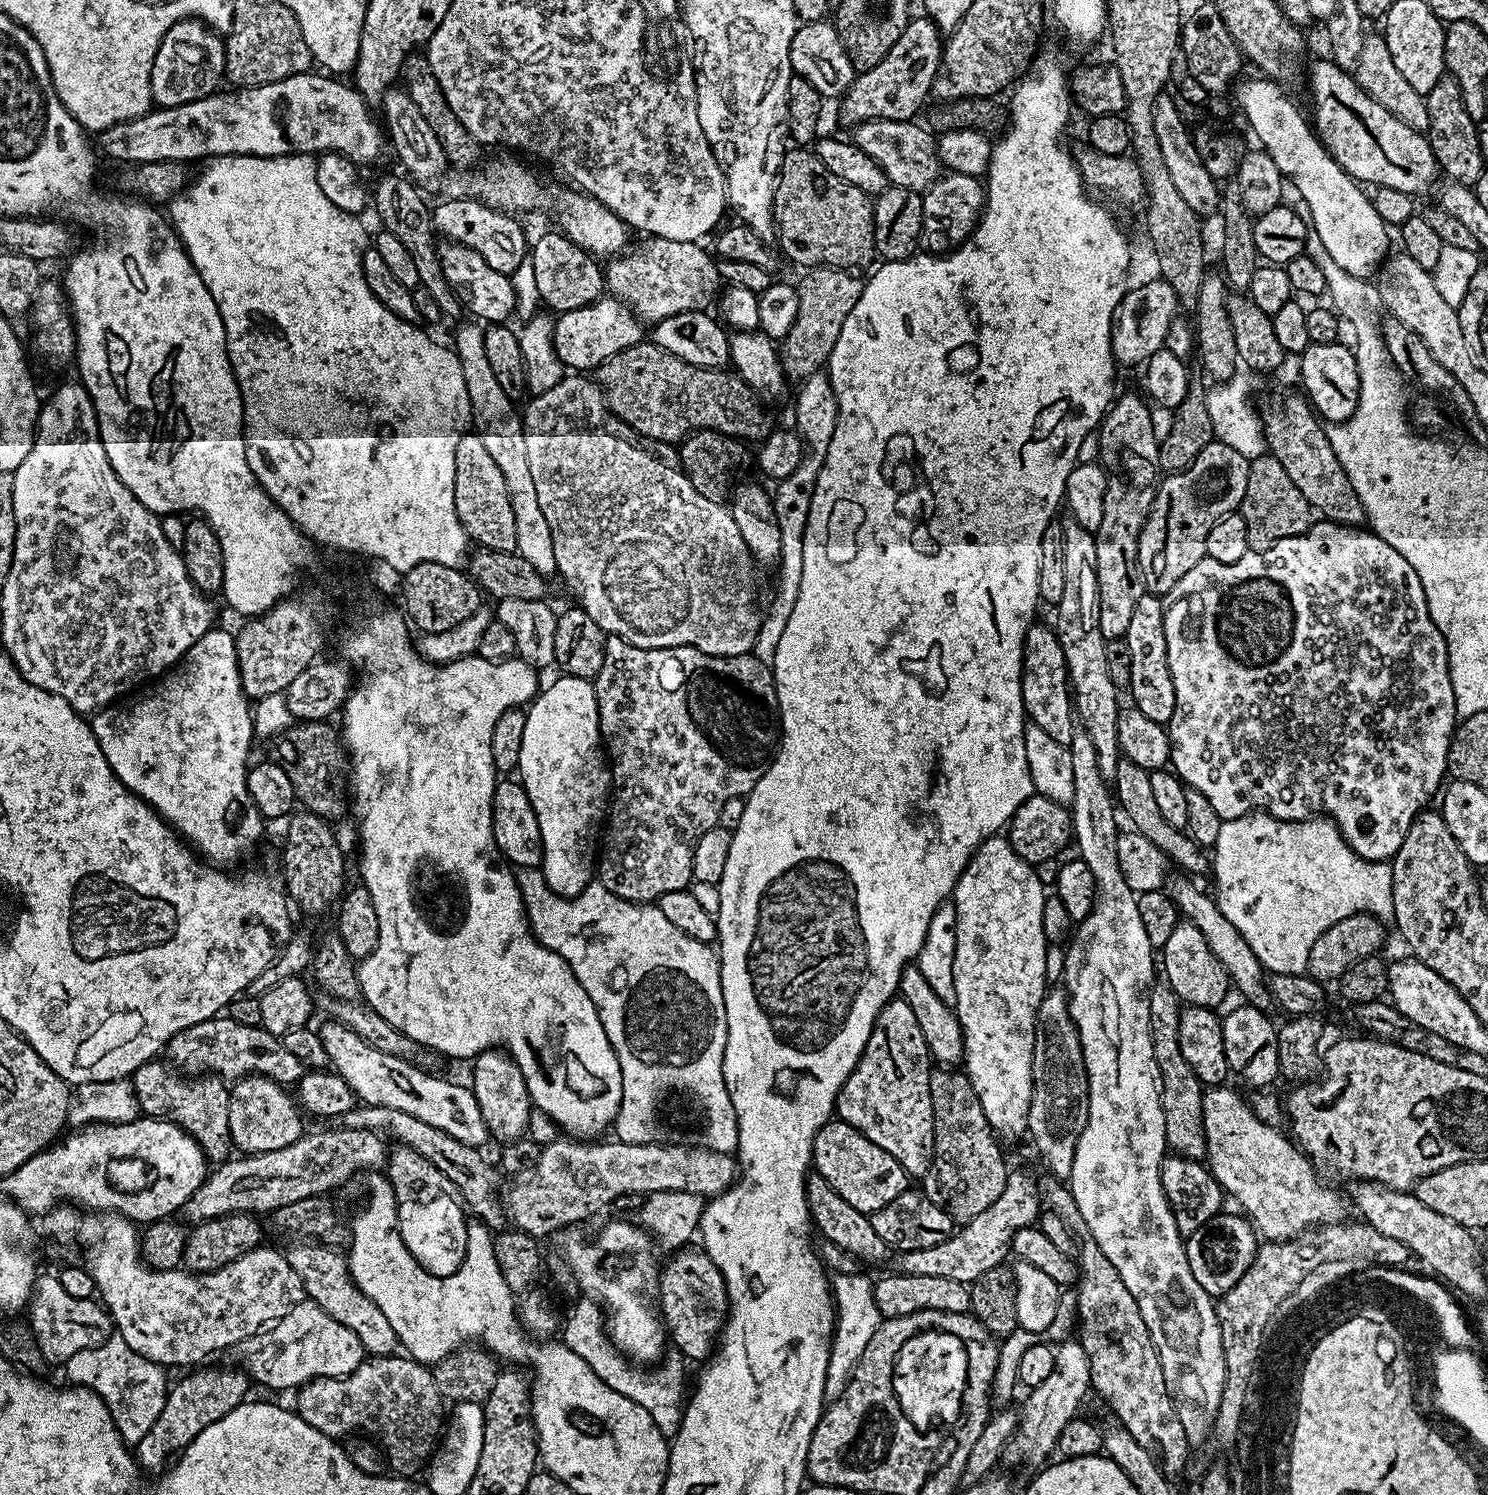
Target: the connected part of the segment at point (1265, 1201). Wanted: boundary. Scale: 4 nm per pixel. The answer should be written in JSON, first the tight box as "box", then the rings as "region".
{"box":[1204,1086,1345,1241],"region":[[[1212,1086],[1204,1093],[1204,1137],[1208,1147],[1206,1163],[1225,1193],[1245,1208],[1243,1211],[1256,1232],[1265,1241],[1292,1240],[1317,1226],[1341,1223],[1345,1219],[1343,1198],[1316,1177],[1317,1169],[1313,1163],[1287,1135],[1284,1137],[1279,1132],[1279,1127],[1262,1122],[1251,1103],[1228,1087]]]}

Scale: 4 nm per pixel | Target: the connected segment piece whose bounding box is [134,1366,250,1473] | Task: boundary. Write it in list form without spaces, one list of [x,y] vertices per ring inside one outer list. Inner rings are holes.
[[[200,1366],[189,1376],[184,1376],[180,1381],[173,1383],[168,1390],[166,1398],[166,1406],[162,1406],[162,1414],[158,1414],[158,1422],[154,1422],[154,1426],[150,1426],[150,1430],[146,1434],[146,1438],[142,1438],[134,1445],[134,1455],[136,1463],[145,1473],[159,1473],[160,1467],[164,1464],[167,1456],[175,1457],[190,1446],[190,1442],[194,1442],[194,1438],[198,1438],[198,1434],[202,1434],[202,1430],[206,1430],[206,1426],[210,1426],[214,1422],[218,1422],[226,1414],[230,1414],[230,1410],[234,1410],[242,1403],[245,1403],[248,1392],[248,1384],[250,1385],[250,1377],[247,1372],[236,1368],[204,1368],[208,1366]]]

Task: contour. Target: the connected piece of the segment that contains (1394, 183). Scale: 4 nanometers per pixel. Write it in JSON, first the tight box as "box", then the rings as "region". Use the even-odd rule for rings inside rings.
{"box":[1308,58,1438,194],"region":[[[1328,58],[1316,60],[1308,72],[1308,92],[1312,95],[1310,120],[1316,135],[1320,137],[1320,143],[1353,180],[1364,186],[1372,184],[1371,186],[1376,188],[1402,190],[1413,194],[1426,191],[1435,182],[1436,176],[1438,177],[1438,165],[1432,147],[1428,144],[1427,135],[1406,126],[1406,122],[1390,114],[1386,106],[1374,102],[1374,98],[1370,98],[1370,94],[1366,94],[1366,90],[1358,86],[1351,71],[1338,67]]]}

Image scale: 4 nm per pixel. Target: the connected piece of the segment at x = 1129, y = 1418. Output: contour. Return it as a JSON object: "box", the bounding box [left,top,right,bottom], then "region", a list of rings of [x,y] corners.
{"box":[1046,1182,1190,1478],"region":[[[1052,1182],[1046,1188],[1046,1204],[1058,1218],[1062,1218],[1073,1237],[1078,1241],[1078,1287],[1076,1292],[1076,1308],[1080,1311],[1080,1345],[1090,1358],[1090,1378],[1092,1388],[1112,1407],[1119,1423],[1135,1440],[1147,1442],[1158,1453],[1159,1463],[1165,1476],[1175,1478],[1188,1464],[1190,1445],[1186,1438],[1186,1430],[1182,1430],[1182,1422],[1178,1422],[1178,1414],[1172,1405],[1170,1394],[1166,1390],[1166,1378],[1162,1378],[1162,1362],[1158,1358],[1158,1350],[1150,1338],[1150,1330],[1146,1330],[1146,1322],[1142,1322],[1142,1310],[1138,1310],[1138,1302],[1130,1290],[1126,1290],[1126,1282],[1118,1274],[1118,1270],[1110,1263],[1110,1258],[1102,1254],[1098,1242],[1088,1234],[1088,1227],[1078,1210],[1078,1202],[1074,1202],[1071,1187],[1060,1182]]]}

